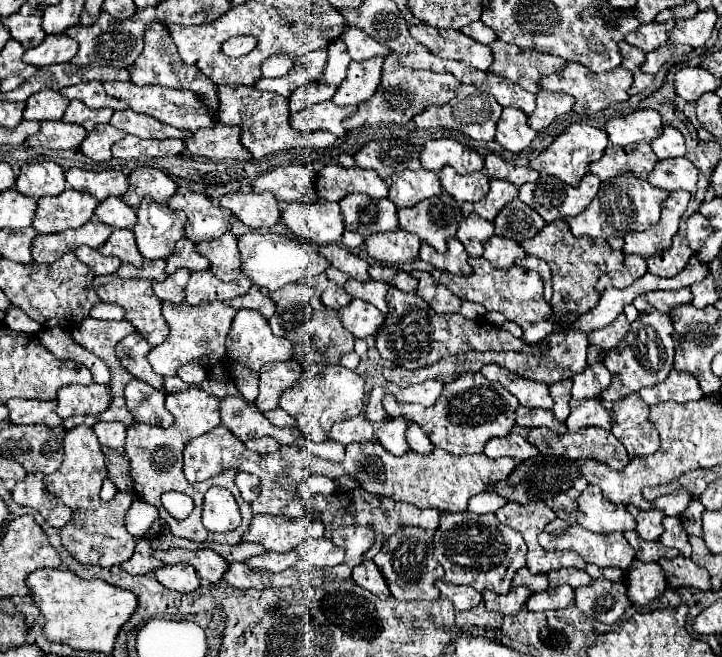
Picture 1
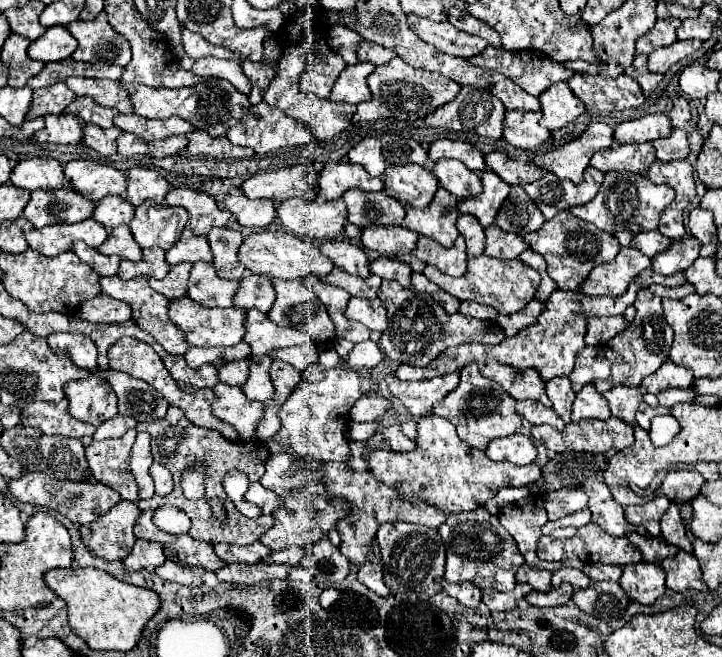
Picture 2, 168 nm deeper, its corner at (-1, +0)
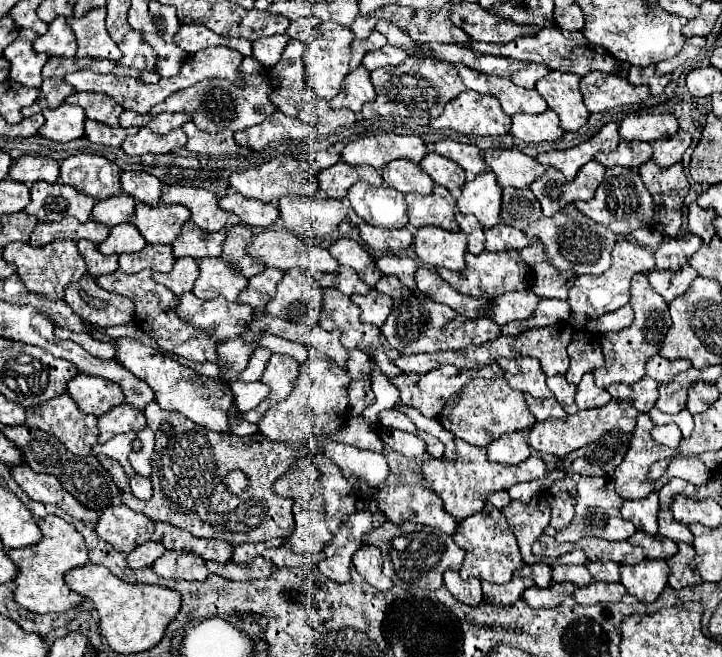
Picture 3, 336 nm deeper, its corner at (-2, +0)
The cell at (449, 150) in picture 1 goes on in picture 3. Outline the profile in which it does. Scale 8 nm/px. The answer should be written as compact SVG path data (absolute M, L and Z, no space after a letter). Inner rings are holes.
M445 139L445 141L435 143L435 151L443 157L453 159L467 175L479 175L479 173L487 171L487 163L483 161L479 147L475 147L475 145Z

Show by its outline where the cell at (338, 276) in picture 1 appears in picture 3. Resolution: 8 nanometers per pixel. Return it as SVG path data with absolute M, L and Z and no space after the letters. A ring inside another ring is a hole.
M339 265L339 269L337 271L333 271L333 273L319 273L319 275L315 275L315 279L323 285L323 287L335 287L335 289L339 289L341 293L345 293L345 295L355 295L355 293L367 293L371 287L369 285L365 285L361 279L359 279L359 275L353 271L353 269L349 269L349 267L343 267L343 265Z

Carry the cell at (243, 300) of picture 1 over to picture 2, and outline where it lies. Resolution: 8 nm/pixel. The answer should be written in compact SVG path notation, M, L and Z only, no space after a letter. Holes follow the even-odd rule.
M244 275L240 283L240 291L234 295L234 305L240 309L260 309L262 313L268 313L274 305L274 287L270 279L256 277L256 275Z

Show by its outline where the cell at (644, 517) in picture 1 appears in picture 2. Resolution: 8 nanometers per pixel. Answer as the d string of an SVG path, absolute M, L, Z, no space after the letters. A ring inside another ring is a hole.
M658 497L646 505L638 507L624 507L626 519L636 525L636 533L644 537L658 537L660 535L660 517L668 511L670 501L666 497Z

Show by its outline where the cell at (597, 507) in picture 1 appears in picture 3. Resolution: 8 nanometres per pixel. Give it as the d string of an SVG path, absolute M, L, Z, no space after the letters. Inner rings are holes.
M579 477L577 479L577 499L575 499L575 517L569 529L557 531L557 541L567 541L567 537L599 537L605 541L625 541L635 533L633 523L621 517L623 499L615 493L613 481L609 477Z

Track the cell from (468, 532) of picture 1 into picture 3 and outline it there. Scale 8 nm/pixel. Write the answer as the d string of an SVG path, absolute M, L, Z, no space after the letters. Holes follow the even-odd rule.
M485 503L485 507L481 511L463 519L459 523L457 533L453 535L453 539L467 553L465 563L459 571L463 579L477 577L477 579L489 581L489 583L507 583L513 577L513 573L525 565L523 559L521 559L521 553L519 553L513 531L509 529L501 511L497 507L493 507L491 503Z

